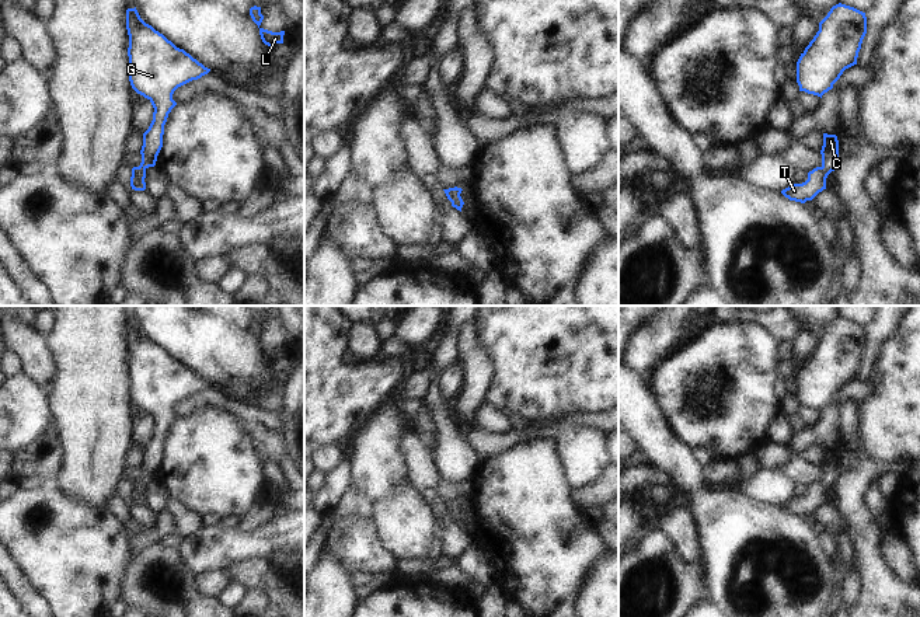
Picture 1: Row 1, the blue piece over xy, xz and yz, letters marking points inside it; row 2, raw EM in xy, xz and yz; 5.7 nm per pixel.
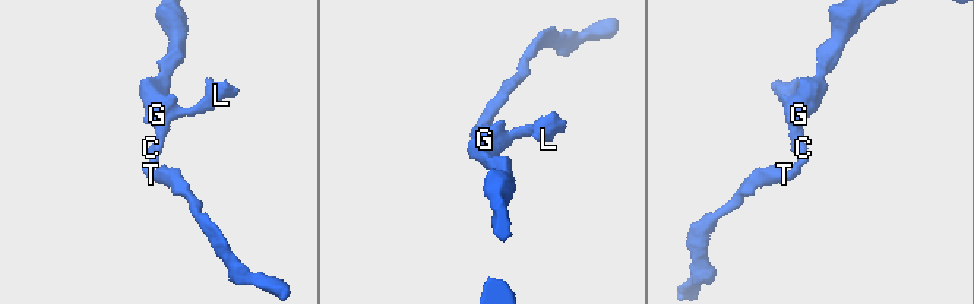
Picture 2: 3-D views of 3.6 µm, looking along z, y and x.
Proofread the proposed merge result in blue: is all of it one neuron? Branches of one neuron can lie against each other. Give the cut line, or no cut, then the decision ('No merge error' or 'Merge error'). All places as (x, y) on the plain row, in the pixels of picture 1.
No split. No merge error.

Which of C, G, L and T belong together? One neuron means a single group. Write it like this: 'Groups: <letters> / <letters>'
Groups: C G L T.

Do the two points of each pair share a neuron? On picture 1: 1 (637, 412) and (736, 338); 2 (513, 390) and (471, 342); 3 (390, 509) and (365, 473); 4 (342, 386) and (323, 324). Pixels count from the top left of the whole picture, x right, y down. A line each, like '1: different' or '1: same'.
1: different
2: different
3: different
4: same

